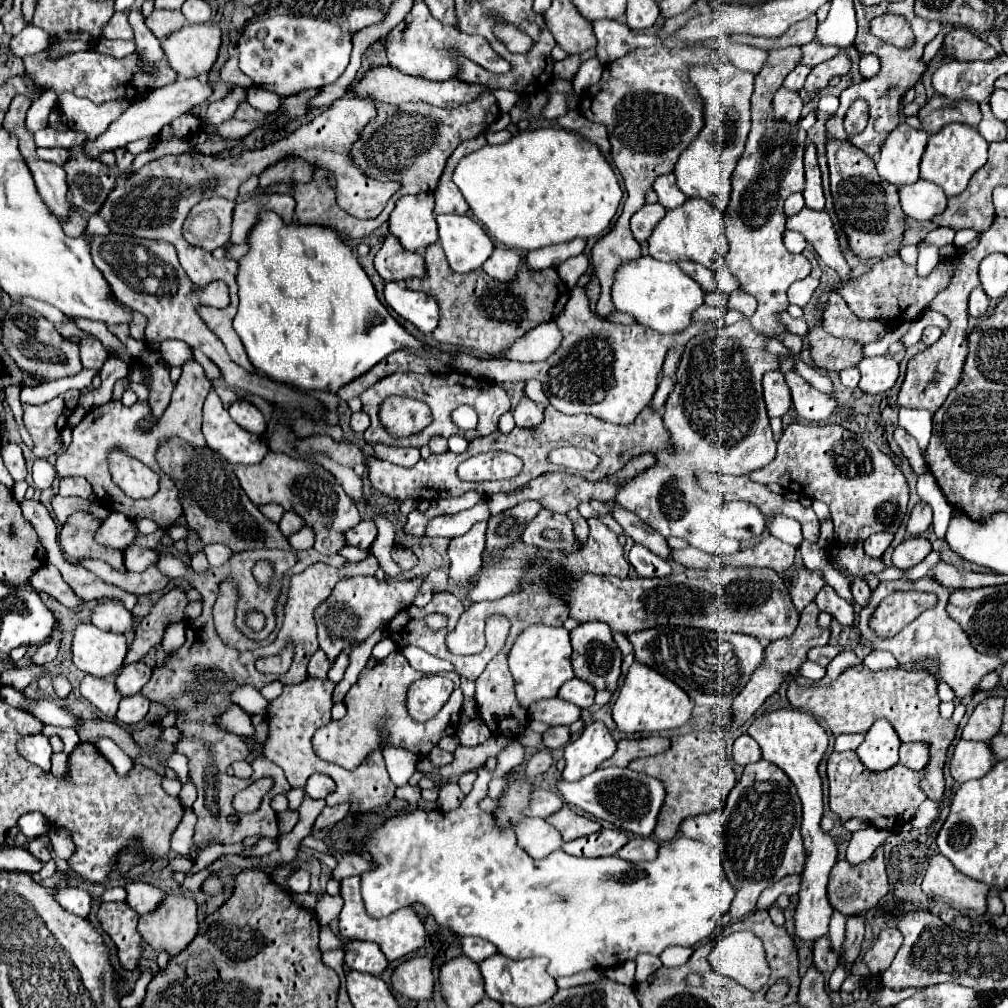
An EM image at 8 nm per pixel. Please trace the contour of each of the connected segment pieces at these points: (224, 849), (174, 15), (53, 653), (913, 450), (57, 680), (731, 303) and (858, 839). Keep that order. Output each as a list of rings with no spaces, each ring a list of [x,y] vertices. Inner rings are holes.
[[[248,837],[247,839],[243,840],[241,843],[233,844],[233,845],[222,845],[222,844],[215,844],[209,845],[202,849],[199,852],[197,861],[194,863],[192,868],[186,873],[186,877],[190,877],[193,874],[207,868],[217,859],[219,859],[223,855],[238,855],[244,849],[251,848],[261,837]]]
[[[155,9],[149,17],[147,17],[147,27],[153,31],[153,35],[157,39],[165,39],[167,35],[179,31],[185,25],[185,15],[181,11],[163,11],[163,9]]]
[[[55,621],[53,631],[51,631],[51,637],[37,649],[37,653],[33,655],[33,663],[35,665],[45,665],[45,663],[53,661],[57,657],[59,647],[61,647],[61,639],[63,639],[63,631],[59,629],[59,623]]]
[[[897,427],[897,429],[895,429],[893,439],[895,439],[897,445],[901,447],[901,453],[909,459],[913,471],[915,471],[917,475],[923,473],[923,469],[925,469],[925,459],[923,459],[923,455],[921,455],[919,447],[917,447],[917,441],[915,441],[903,427]]]
[[[61,676],[51,678],[51,681],[57,695],[62,699],[67,698],[70,693],[69,681],[65,679],[65,677],[61,677]]]
[[[735,289],[733,293],[729,293],[729,301],[727,301],[727,309],[737,309],[741,311],[745,317],[751,317],[755,313],[755,307],[757,307],[757,301],[755,297],[751,297],[749,293],[741,291],[741,289]]]
[[[869,825],[867,829],[863,831],[857,831],[851,835],[851,841],[849,841],[849,847],[847,847],[847,861],[849,863],[861,863],[865,859],[871,857],[871,853],[875,851],[877,845],[881,845],[891,833],[889,831],[883,831],[883,829],[877,829],[873,825]]]

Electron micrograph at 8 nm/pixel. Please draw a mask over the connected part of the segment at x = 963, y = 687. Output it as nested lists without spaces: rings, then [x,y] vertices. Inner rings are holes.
[[[927,577],[927,585],[921,585],[923,591],[931,591],[931,593],[937,593],[939,597],[939,603],[929,609],[929,611],[923,611],[913,623],[909,623],[899,635],[891,637],[891,639],[879,639],[877,635],[873,635],[873,631],[867,629],[867,621],[869,621],[869,615],[871,615],[871,603],[879,603],[879,599],[883,599],[885,595],[889,595],[889,587],[897,587],[897,585],[903,585],[901,581],[889,581],[889,583],[879,583],[875,593],[873,593],[873,601],[869,601],[869,605],[865,605],[859,613],[859,621],[857,621],[857,631],[859,631],[859,637],[867,639],[873,649],[885,649],[885,651],[891,651],[895,655],[895,659],[899,661],[899,665],[907,665],[907,663],[921,663],[925,659],[929,661],[935,661],[937,663],[937,675],[939,679],[943,679],[953,691],[955,691],[955,697],[963,699],[967,695],[973,695],[977,693],[977,685],[981,683],[981,679],[989,673],[989,671],[995,671],[1001,661],[997,657],[989,657],[989,655],[981,655],[977,653],[973,647],[971,647],[971,641],[969,637],[965,635],[965,631],[959,627],[959,623],[955,623],[949,613],[947,613],[947,603],[949,603],[949,589],[947,587],[941,587],[941,583],[933,577]]]

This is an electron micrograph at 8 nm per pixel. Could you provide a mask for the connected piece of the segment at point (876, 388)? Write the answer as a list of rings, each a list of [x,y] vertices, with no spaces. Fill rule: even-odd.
[[[891,355],[861,359],[857,367],[861,373],[859,389],[873,395],[891,389],[899,377],[899,365]]]

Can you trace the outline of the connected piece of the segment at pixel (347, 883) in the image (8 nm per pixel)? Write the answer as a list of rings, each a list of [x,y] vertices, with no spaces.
[[[347,877],[347,879],[341,881],[341,897],[345,899],[343,911],[339,915],[339,933],[341,933],[343,939],[373,941],[373,943],[377,943],[381,947],[387,961],[401,959],[401,957],[409,955],[411,951],[425,945],[423,923],[421,923],[421,919],[415,915],[415,911],[411,907],[397,909],[395,913],[391,913],[389,917],[383,917],[383,919],[369,919],[369,915],[365,913],[365,907],[363,907],[363,899],[361,899],[359,877]]]

